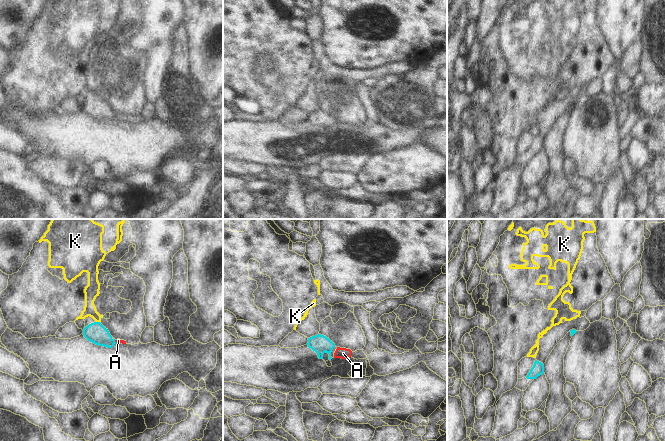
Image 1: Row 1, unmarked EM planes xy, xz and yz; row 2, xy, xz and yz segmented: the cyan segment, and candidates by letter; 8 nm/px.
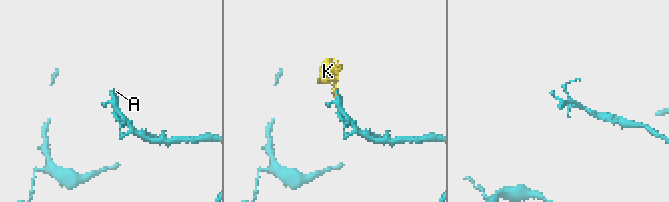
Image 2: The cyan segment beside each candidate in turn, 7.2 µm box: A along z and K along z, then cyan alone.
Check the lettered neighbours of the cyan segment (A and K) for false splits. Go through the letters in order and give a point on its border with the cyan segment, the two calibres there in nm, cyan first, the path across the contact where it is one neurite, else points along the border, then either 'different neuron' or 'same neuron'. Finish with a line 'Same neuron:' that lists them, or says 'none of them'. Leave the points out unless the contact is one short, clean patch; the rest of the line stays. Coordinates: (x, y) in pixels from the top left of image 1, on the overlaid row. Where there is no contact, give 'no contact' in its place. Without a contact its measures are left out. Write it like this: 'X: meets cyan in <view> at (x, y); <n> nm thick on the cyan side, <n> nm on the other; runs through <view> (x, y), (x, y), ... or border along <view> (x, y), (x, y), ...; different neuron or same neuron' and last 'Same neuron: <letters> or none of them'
A: meets cyan in xy at (114, 341); 160 nm thick on the cyan side, 30 nm on the other; border along xy (114, 340), (116, 342); different neuron
K: meets cyan in xy at (98, 322); 160 nm thick on the cyan side, 110 nm on the other; border along xy (96, 321), (99, 322); different neuron
Same neuron: none of them

